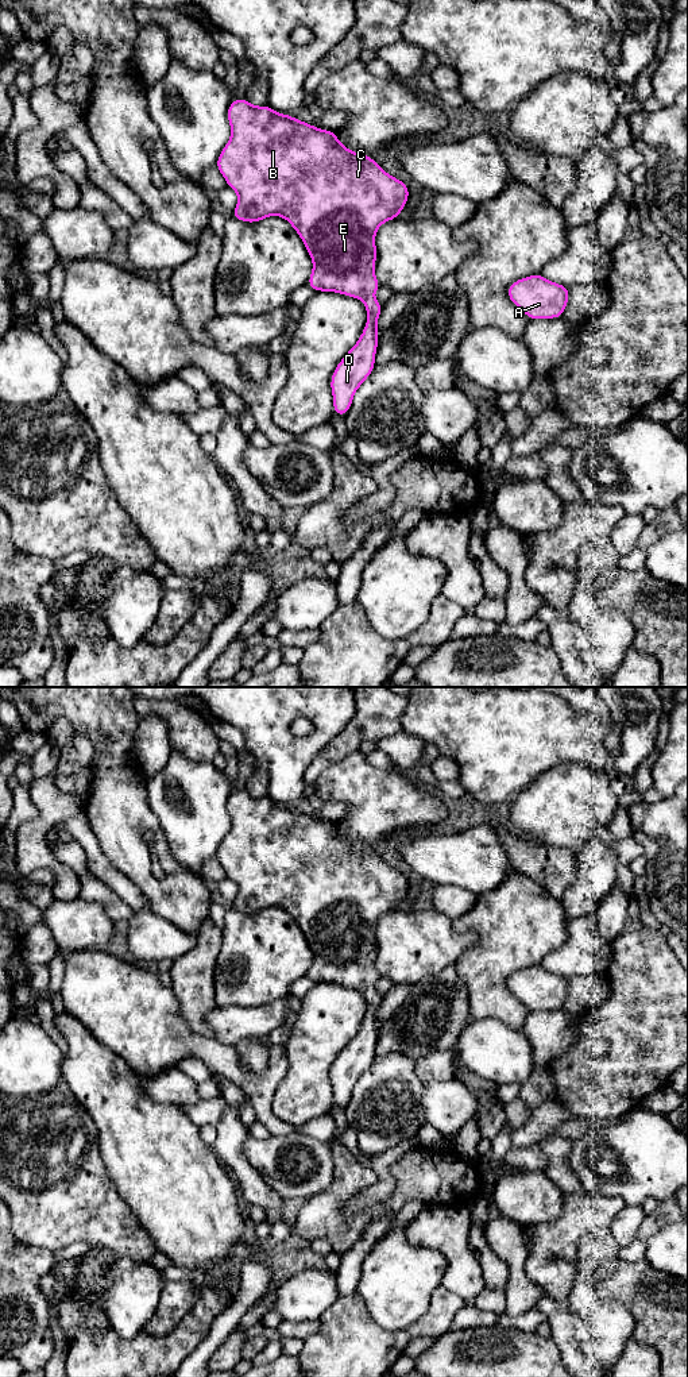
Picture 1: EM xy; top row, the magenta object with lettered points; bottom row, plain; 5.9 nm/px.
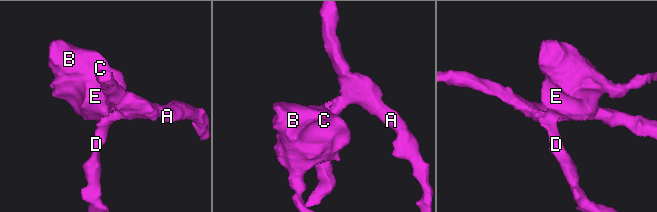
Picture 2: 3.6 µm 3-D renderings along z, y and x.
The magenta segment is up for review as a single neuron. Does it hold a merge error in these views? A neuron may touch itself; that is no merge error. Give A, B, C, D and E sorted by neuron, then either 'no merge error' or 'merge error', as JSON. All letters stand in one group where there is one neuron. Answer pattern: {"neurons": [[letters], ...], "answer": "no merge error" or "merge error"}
{"neurons": [["A", "B", "C", "D", "E"]], "answer": "no merge error"}

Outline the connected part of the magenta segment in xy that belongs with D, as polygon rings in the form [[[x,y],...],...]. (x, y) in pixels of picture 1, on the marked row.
[[[235,99],[227,117],[231,138],[221,150],[216,167],[227,181],[227,186],[239,196],[231,216],[244,223],[258,223],[268,216],[286,219],[302,239],[312,261],[313,271],[306,282],[316,292],[335,292],[360,300],[367,309],[367,323],[356,344],[345,354],[331,377],[333,414],[347,416],[352,398],[375,367],[378,348],[378,319],[382,305],[376,298],[380,286],[375,277],[378,228],[399,217],[409,200],[409,186],[386,173],[378,162],[363,153],[353,153],[337,140],[337,131],[321,130],[297,120],[291,115],[275,112],[268,105],[255,107],[247,99]]]

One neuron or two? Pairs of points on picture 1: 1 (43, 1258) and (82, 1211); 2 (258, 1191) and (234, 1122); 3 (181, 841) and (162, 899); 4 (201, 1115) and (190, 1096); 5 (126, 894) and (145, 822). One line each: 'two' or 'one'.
1: two
2: one
3: two
4: two
5: two

